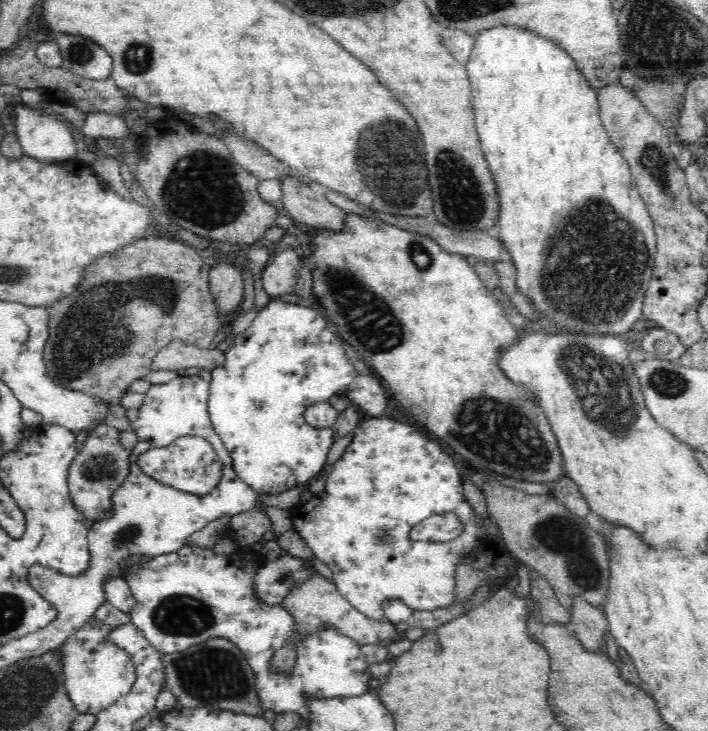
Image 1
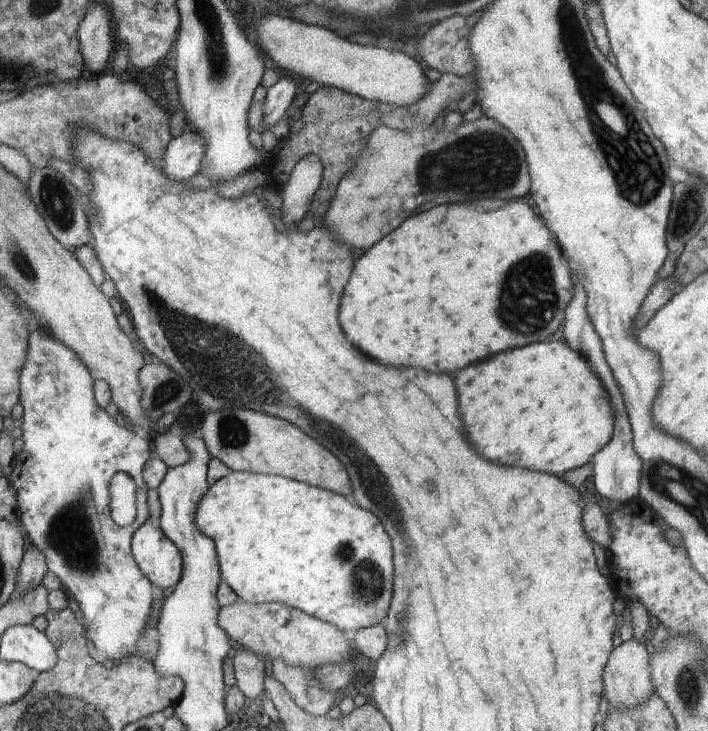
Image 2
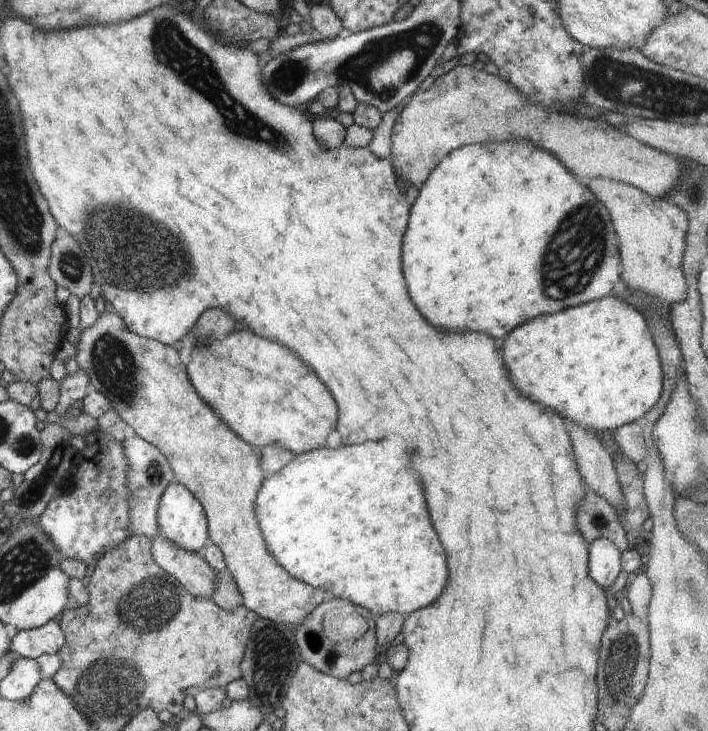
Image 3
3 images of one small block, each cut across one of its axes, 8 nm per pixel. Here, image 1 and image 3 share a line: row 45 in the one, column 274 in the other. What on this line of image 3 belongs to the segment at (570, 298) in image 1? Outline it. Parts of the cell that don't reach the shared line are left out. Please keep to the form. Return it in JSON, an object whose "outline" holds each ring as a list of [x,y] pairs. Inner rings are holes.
{"outline":[[[394,434],[382,442],[364,442],[364,444],[356,444],[356,446],[342,446],[336,450],[325,446],[302,455],[296,455],[280,472],[264,480],[256,498],[257,518],[272,557],[293,578],[313,588],[324,590],[331,598],[348,600],[353,605],[368,609],[375,615],[388,612],[407,616],[411,612],[416,612],[416,610],[432,604],[444,592],[444,588],[448,584],[448,566],[446,566],[446,552],[444,552],[444,548],[438,540],[438,534],[428,518],[424,488],[422,488],[422,482],[418,480],[416,470],[412,468],[414,460],[416,460],[416,454],[404,444],[404,438],[394,436]]]}

